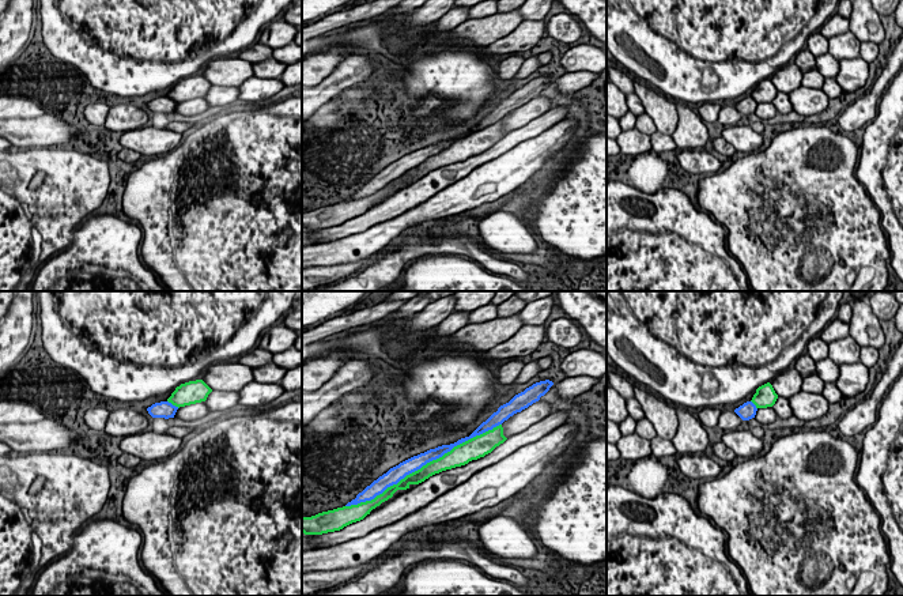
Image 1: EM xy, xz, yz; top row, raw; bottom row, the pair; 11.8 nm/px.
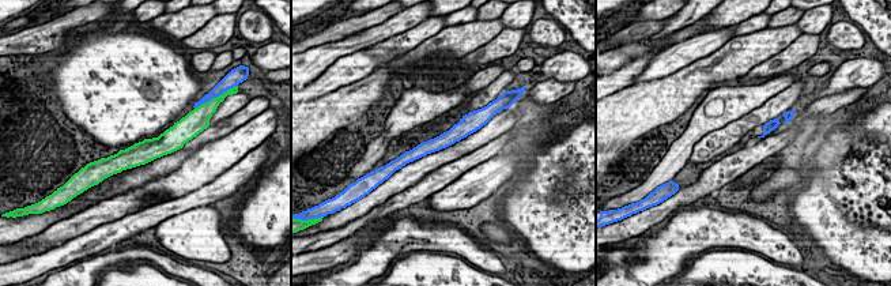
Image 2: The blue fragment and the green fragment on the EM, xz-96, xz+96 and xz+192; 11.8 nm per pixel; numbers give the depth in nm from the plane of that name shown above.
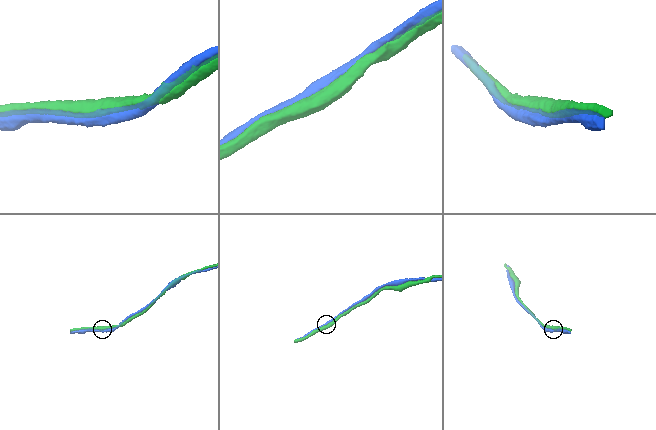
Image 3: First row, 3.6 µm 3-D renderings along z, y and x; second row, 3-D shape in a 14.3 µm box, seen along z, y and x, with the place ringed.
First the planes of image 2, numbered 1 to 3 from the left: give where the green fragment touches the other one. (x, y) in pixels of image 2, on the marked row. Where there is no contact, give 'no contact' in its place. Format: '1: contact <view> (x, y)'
1: contact xz-96 (215, 97)
2: contact xz+96 (306, 219)
3: no contact

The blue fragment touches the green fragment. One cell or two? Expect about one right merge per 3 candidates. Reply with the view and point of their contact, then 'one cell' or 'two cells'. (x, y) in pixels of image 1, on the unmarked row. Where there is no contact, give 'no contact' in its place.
xz (423, 159) | two cells

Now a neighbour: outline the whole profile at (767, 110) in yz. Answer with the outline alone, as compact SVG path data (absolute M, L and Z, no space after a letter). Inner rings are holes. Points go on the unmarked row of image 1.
M772 102L757 103L756 110L755 110L755 114L760 120L770 120L770 118L775 117L777 113L778 113L777 107L774 106Z

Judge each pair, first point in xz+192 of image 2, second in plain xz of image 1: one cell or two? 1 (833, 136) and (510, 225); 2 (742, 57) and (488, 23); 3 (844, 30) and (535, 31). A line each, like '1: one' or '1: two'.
1: two
2: one
3: two

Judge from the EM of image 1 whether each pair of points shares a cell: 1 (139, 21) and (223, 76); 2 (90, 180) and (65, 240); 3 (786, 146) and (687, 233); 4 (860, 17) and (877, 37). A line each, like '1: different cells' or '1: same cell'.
1: different cells
2: same cell
3: different cells
4: same cell

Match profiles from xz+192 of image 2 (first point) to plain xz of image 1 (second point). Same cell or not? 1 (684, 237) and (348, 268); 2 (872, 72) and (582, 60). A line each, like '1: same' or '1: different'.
1: different
2: same

